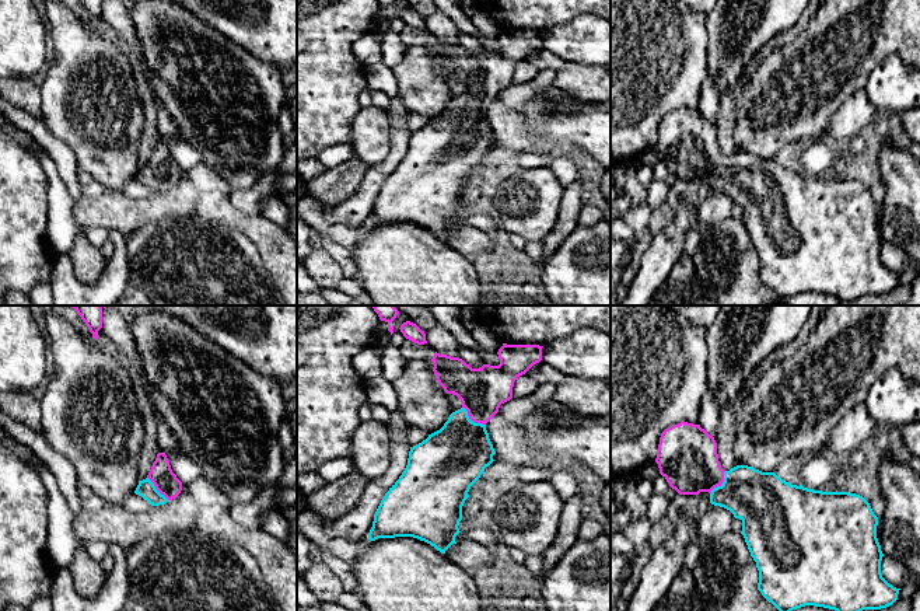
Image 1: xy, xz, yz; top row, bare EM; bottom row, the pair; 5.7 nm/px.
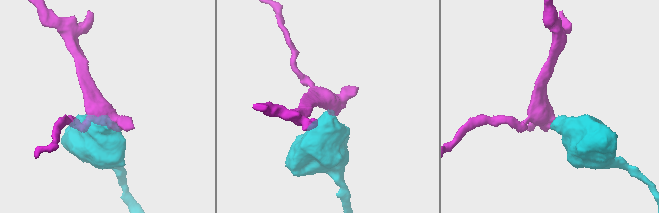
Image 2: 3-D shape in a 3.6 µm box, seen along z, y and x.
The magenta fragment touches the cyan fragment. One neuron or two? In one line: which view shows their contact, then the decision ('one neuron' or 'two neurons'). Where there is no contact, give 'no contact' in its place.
meets magenta in xz; one neuron

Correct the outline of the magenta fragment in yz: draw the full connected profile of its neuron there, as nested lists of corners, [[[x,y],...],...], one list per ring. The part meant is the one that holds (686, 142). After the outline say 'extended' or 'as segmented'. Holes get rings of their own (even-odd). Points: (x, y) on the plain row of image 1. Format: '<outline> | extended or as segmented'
[[[681,108],[661,119],[655,149],[660,160],[679,181],[710,179],[710,189],[730,196],[742,207],[741,220],[759,256],[758,276],[783,301],[793,296],[815,291],[837,297],[840,301],[863,296],[881,296],[898,286],[900,275],[889,270],[881,259],[882,237],[877,224],[878,203],[860,181],[822,178],[791,171],[774,158],[762,158],[748,151],[724,157],[718,147],[717,129],[700,111]]] | extended

